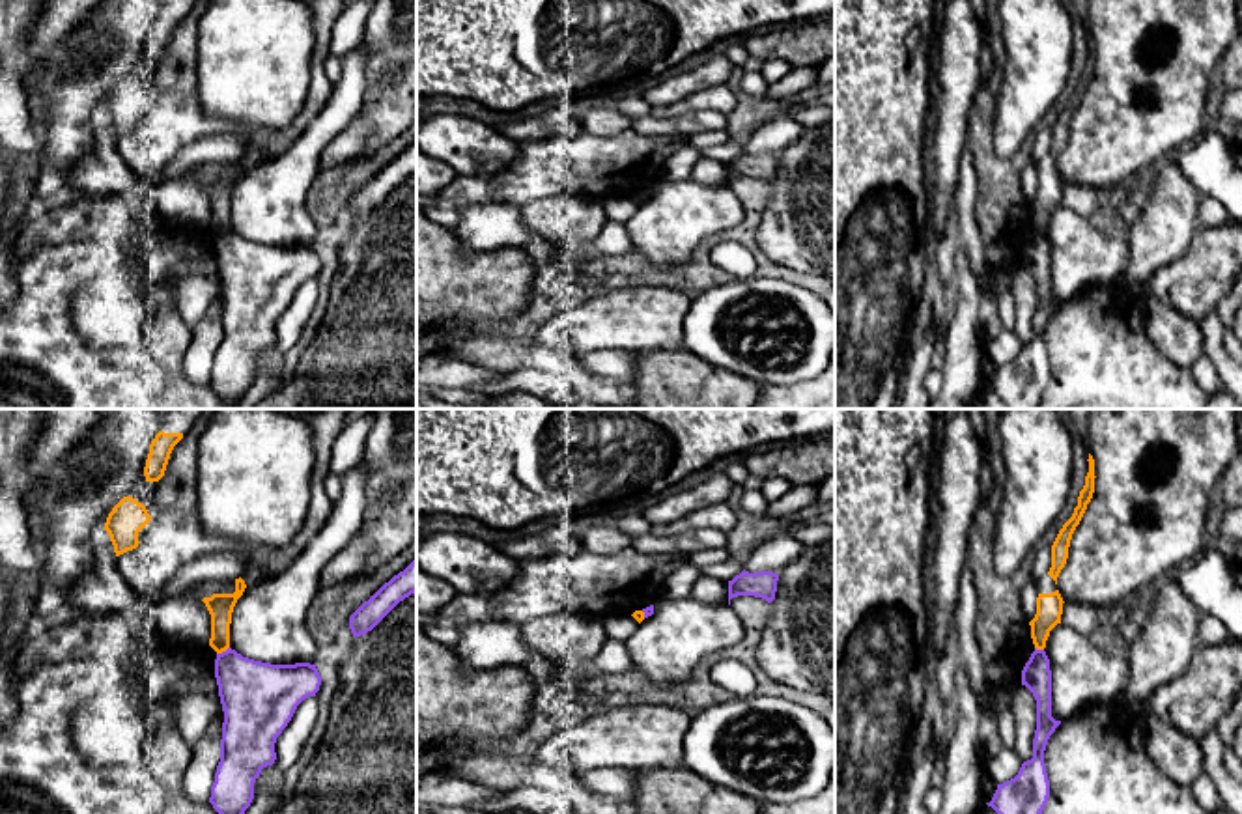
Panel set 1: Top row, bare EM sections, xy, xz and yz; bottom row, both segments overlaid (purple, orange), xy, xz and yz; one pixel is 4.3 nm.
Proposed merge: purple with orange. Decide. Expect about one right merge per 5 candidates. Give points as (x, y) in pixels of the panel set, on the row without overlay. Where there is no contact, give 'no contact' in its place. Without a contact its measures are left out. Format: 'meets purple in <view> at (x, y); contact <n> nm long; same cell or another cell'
meets purple in xy at (223, 234); contact 70 nm long; another cell

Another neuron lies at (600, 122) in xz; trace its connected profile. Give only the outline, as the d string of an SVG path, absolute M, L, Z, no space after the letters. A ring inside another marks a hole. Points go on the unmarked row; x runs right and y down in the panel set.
M616 106L611 108L592 108L581 118L581 131L594 136L613 136L626 129L631 129L633 119L622 114Z

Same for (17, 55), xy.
M7 0L9 35L0 56L28 90L39 69L39 52L28 43L30 30L43 15L45 0Z

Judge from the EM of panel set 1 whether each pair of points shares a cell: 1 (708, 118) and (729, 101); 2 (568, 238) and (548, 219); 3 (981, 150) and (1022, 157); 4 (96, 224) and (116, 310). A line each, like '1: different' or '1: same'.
1: different
2: same
3: same
4: same

